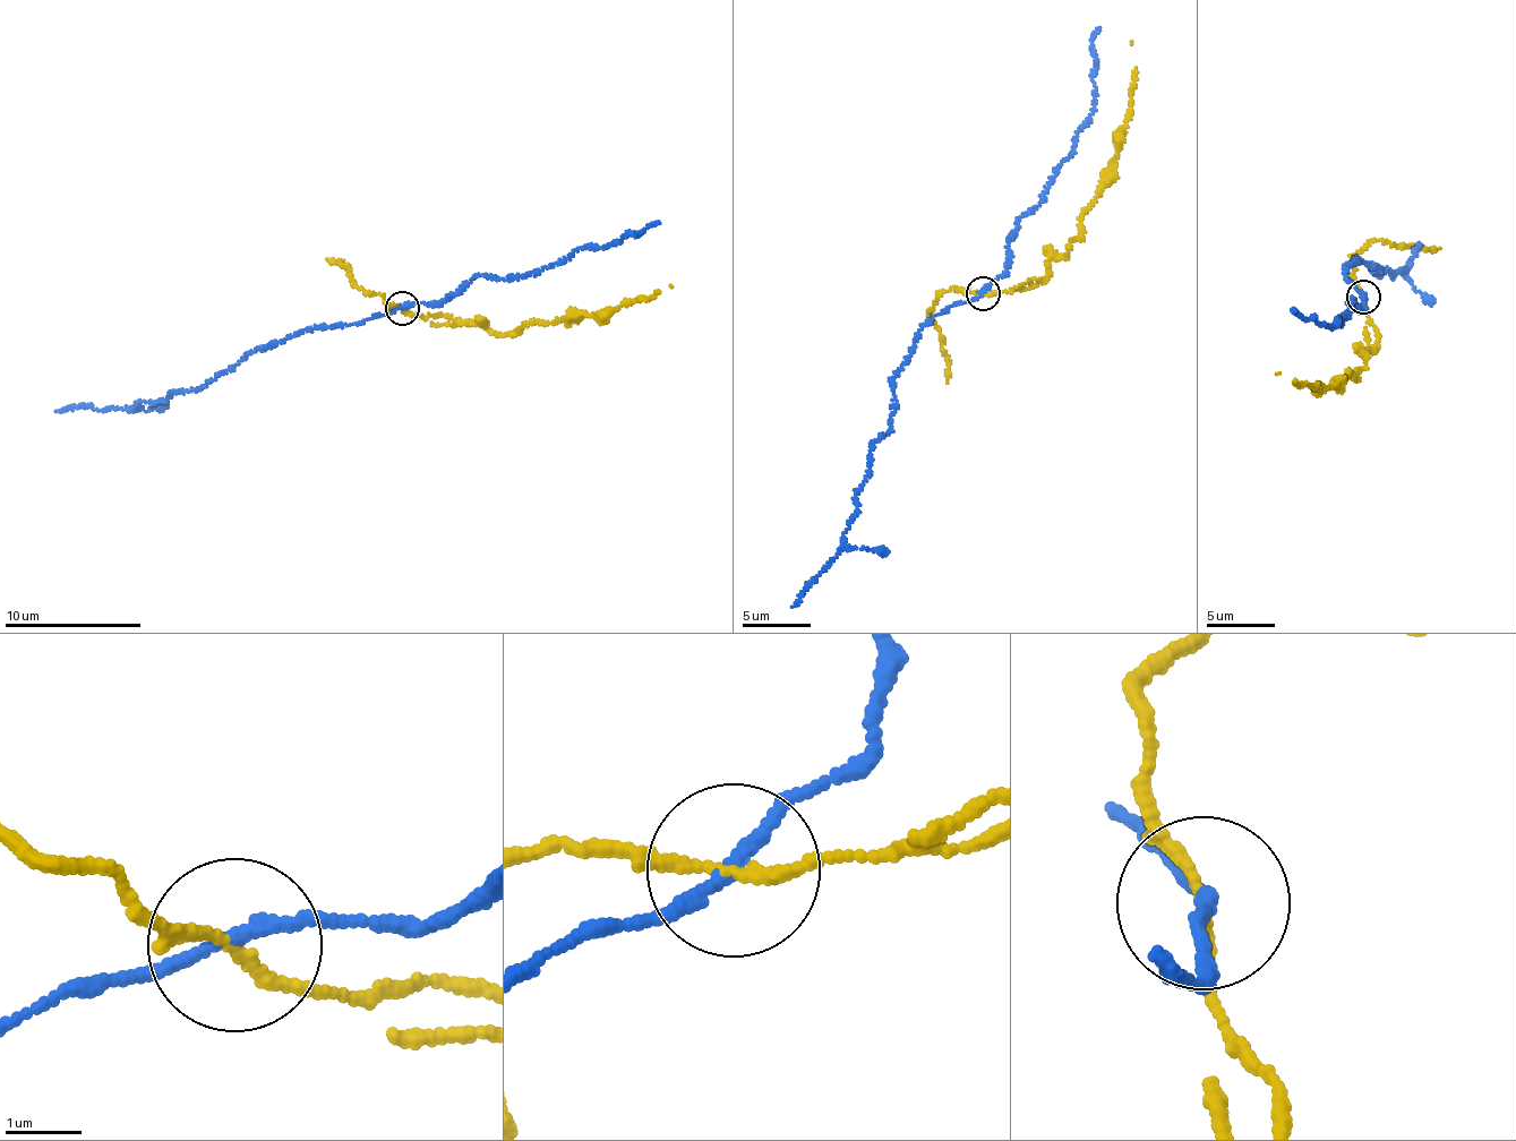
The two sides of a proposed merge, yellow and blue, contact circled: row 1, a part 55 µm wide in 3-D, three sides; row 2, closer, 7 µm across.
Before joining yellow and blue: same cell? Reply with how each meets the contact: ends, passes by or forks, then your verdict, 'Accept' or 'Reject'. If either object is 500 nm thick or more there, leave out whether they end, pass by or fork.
At the ring yellow passes by. At the ring blue passes by. Reject

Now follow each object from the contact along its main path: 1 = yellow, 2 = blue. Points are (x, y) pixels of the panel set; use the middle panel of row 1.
1: (982, 293), (1045, 276), (1051, 259), (1064, 256), (1079, 239), (1129, 104), (1136, 68), (1131, 41)
2: (982, 293), (924, 324), (897, 371), (889, 430), (873, 449), (856, 512), (837, 555), (791, 607)

